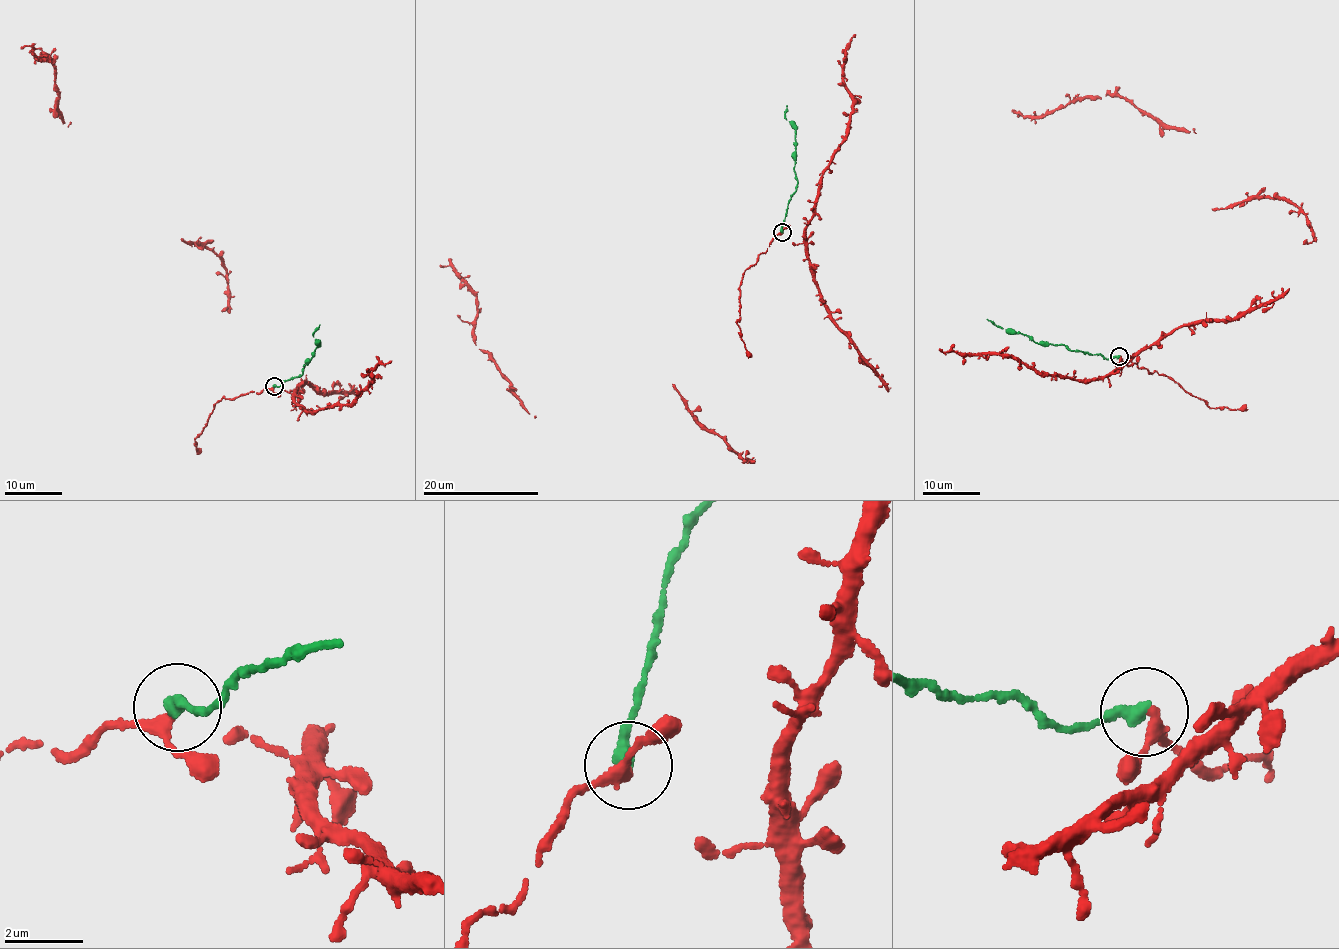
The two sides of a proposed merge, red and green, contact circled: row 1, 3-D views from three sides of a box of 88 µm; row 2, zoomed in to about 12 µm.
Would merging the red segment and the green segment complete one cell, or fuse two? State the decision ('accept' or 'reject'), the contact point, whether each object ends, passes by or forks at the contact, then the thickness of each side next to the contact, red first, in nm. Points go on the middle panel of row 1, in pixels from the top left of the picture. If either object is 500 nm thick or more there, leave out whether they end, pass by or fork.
accept; at (782, 232); red passes by; green ends there; 240 nm thick on the red side, 360 nm on the other

